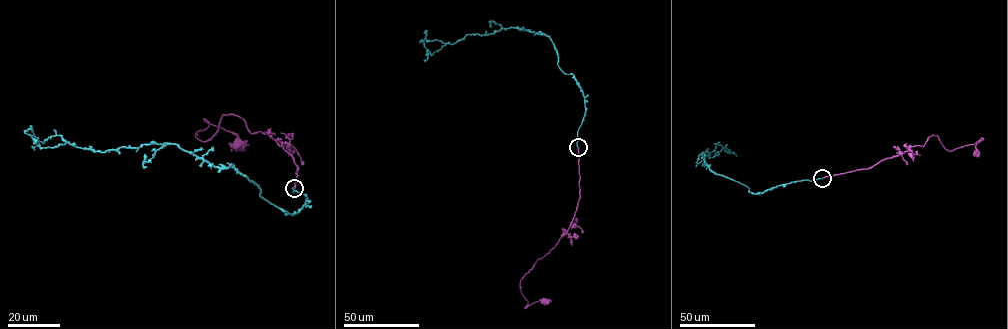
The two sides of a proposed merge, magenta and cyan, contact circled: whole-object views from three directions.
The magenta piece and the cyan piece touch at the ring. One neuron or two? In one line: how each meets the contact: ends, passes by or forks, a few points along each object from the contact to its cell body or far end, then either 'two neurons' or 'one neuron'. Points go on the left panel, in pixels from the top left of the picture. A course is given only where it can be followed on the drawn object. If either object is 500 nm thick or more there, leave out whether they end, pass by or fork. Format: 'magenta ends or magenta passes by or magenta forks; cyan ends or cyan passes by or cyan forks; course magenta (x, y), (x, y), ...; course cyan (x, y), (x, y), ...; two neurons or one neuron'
magenta ends; cyan ends; course magenta (294, 188), (292, 155), (237, 115), (223, 115), (208, 140), (195, 134), (206, 120), (232, 132), (237, 145); course cyan (294, 188), (307, 198), (291, 214), (232, 166), (215, 167), (176, 144), (98, 152), (51, 135), (34, 150); one neuron

